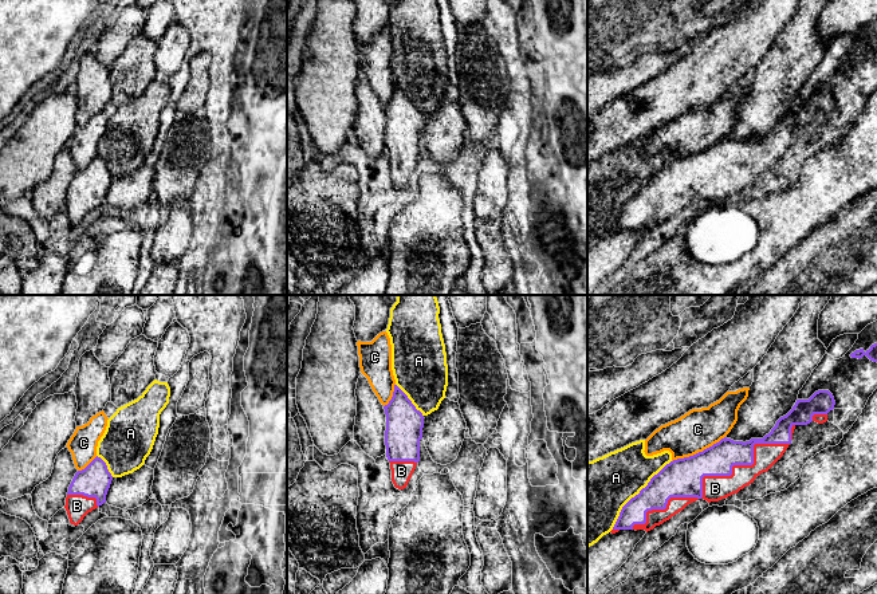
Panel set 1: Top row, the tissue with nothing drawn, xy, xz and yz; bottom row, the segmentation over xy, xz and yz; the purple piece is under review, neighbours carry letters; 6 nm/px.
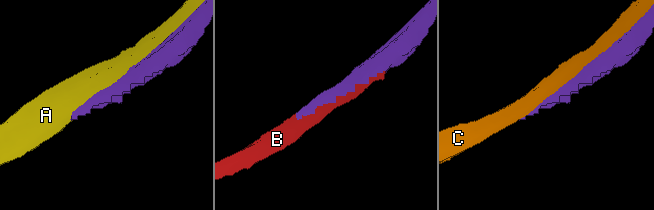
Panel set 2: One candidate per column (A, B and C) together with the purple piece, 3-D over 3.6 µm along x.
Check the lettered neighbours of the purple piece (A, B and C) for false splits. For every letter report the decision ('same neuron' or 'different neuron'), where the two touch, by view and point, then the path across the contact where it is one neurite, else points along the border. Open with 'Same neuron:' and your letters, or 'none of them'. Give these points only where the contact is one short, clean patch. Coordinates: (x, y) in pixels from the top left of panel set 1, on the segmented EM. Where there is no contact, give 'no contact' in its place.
Same neuron: B
A: different neuron | yz (636, 495)
B: same neuron | yz (740, 464)
C: different neuron | yz (699, 452)

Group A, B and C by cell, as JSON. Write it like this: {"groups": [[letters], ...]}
{"groups": [["A"], ["B"], ["C"]]}

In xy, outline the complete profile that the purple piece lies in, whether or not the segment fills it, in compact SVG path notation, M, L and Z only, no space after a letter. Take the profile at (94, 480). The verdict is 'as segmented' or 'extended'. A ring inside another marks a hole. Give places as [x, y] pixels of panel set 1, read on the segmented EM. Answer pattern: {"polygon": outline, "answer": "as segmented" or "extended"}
{"polygon": "M98 456L75 473L64 506L71 524L78 526L89 512L106 503L111 480L106 463Z", "answer": "extended"}

